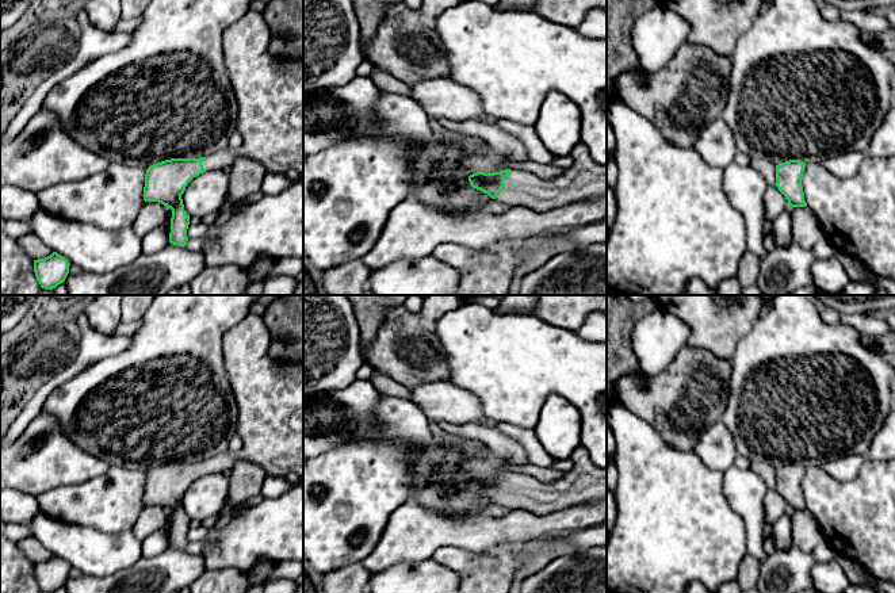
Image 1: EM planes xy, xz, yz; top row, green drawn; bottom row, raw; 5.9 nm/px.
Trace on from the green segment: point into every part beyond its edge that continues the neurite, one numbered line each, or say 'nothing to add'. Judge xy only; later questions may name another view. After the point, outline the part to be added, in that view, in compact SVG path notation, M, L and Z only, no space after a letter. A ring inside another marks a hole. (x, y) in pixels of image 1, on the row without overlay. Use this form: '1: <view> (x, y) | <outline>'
1: xy (268, 393) | M249 313L223 336L223 361L237 403L237 435L242 440L238 452L223 452L206 459L206 474L229 475L237 460L248 460L263 468L265 477L287 477L295 473L303 481L303 361L275 360L268 353L269 333L260 313Z

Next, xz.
1: xz (585, 482) | M578 445L569 458L573 468L555 482L543 483L520 471L504 482L505 491L494 502L509 510L547 514L571 506L607 501L607 467L594 466L585 447Z

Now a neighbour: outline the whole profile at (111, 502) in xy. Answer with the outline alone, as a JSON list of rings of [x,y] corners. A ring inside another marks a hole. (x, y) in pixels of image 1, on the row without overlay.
[[[108,467],[106,474],[91,478],[84,483],[60,486],[37,497],[39,510],[46,516],[66,524],[91,527],[107,535],[131,531],[145,506],[146,473],[126,467]]]

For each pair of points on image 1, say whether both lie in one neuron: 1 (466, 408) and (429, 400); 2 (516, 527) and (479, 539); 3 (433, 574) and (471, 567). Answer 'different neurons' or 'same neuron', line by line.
1: same neuron
2: same neuron
3: different neurons

